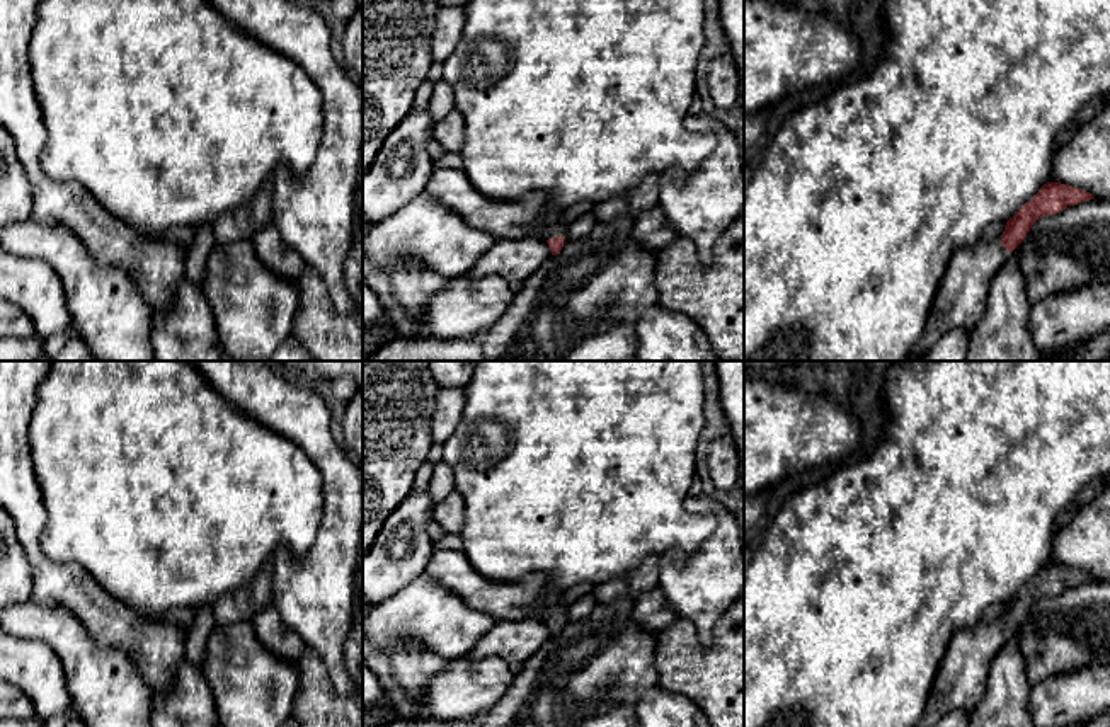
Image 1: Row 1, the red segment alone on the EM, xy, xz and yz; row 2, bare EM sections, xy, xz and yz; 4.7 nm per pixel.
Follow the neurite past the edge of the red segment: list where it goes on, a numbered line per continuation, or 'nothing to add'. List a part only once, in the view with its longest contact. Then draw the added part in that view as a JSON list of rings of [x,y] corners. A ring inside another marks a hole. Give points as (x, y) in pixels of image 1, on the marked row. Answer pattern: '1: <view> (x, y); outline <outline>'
1: xz (503, 220); outline [[[434,169],[424,191],[466,225],[490,233],[495,240],[535,237],[546,242],[565,232],[560,211],[545,209],[545,194],[533,192],[521,201],[495,201],[473,187],[463,169]]]

